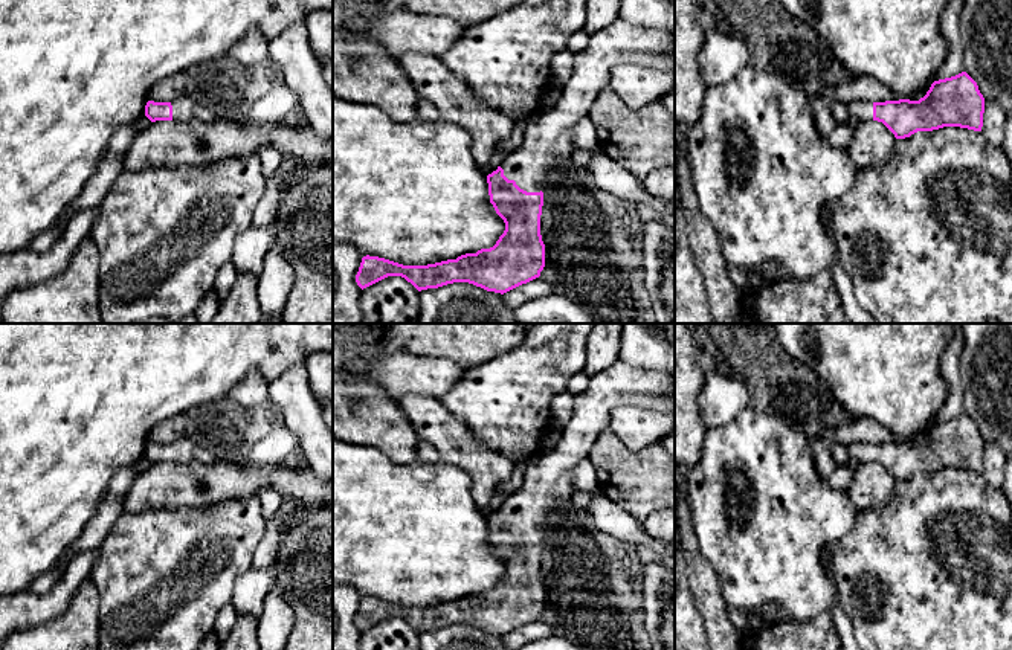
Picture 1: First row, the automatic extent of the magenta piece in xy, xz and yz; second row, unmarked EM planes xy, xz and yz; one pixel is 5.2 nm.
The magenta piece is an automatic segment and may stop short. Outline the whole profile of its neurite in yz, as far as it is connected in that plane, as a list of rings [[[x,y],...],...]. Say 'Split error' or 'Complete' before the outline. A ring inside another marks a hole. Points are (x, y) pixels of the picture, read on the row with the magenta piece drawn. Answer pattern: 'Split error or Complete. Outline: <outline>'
Split error. Outline: [[[962,72],[934,81],[919,101],[855,101],[847,107],[850,117],[882,122],[896,139],[905,139],[917,131],[933,131],[943,127],[981,131],[985,98],[977,82]]]

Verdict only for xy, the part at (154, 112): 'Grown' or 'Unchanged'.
Grown

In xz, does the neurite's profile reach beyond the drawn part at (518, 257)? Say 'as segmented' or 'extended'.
extended

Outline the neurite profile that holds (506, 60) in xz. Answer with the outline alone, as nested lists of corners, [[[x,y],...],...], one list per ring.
[[[522,0],[487,21],[466,27],[440,60],[484,105],[513,121],[531,117],[540,110],[542,93],[553,79],[553,56],[566,49],[572,34],[585,29],[586,18],[586,0]]]

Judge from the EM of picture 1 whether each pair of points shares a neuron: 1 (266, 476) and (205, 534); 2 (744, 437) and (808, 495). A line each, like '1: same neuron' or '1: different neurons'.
1: different neurons
2: same neuron

